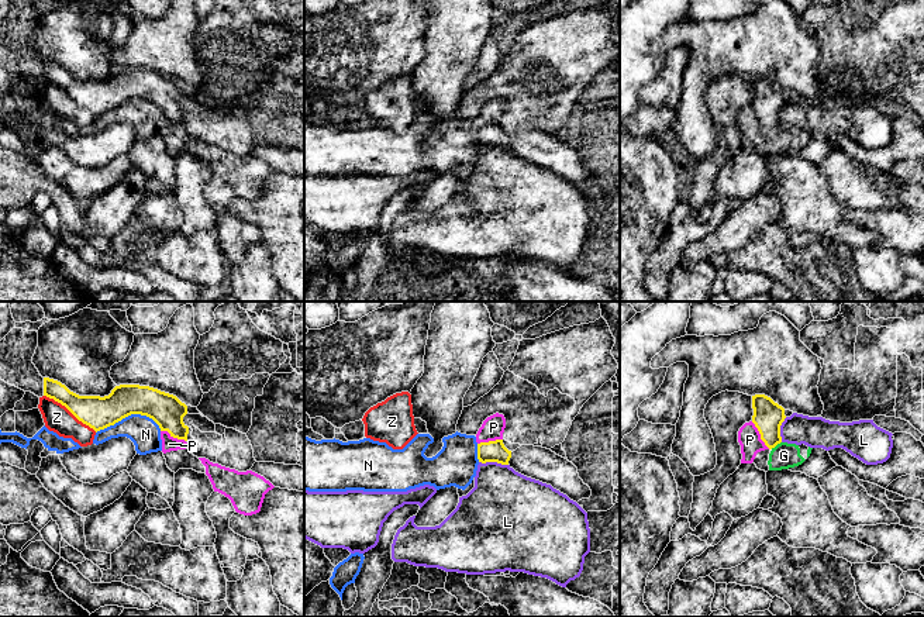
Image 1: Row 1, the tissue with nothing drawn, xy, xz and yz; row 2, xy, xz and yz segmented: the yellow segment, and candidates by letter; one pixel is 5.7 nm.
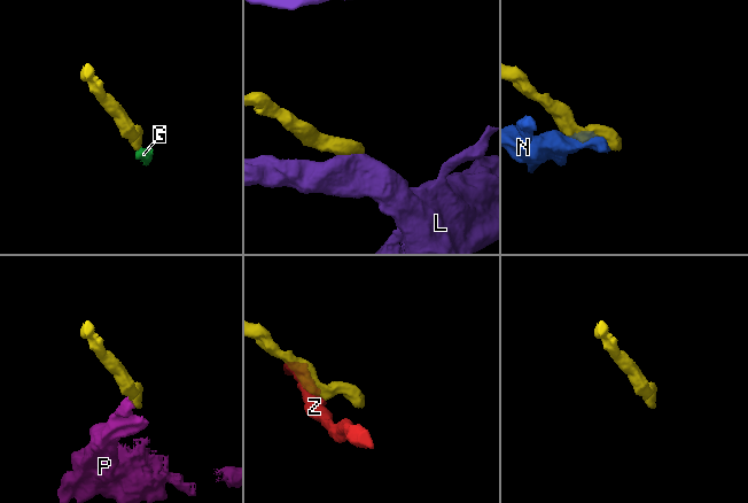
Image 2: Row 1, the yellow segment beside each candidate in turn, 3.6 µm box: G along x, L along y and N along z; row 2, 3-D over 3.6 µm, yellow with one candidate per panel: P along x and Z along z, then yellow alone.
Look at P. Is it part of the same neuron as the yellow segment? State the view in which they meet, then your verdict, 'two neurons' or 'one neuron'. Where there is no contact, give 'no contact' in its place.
yz | two neurons

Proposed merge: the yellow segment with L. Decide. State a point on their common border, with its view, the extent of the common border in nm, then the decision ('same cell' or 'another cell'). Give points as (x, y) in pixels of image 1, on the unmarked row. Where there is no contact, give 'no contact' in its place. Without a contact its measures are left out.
xz (493, 145) | 170 nm | another cell

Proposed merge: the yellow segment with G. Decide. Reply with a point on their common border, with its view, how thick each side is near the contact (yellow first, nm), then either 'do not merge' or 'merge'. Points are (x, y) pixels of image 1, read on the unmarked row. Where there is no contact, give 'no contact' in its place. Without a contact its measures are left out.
yz (775, 130) | 180/150 nm | do not merge

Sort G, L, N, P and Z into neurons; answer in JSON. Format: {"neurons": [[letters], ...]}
{"neurons": [["G", "N", "P"], ["L"], ["Z"]]}

